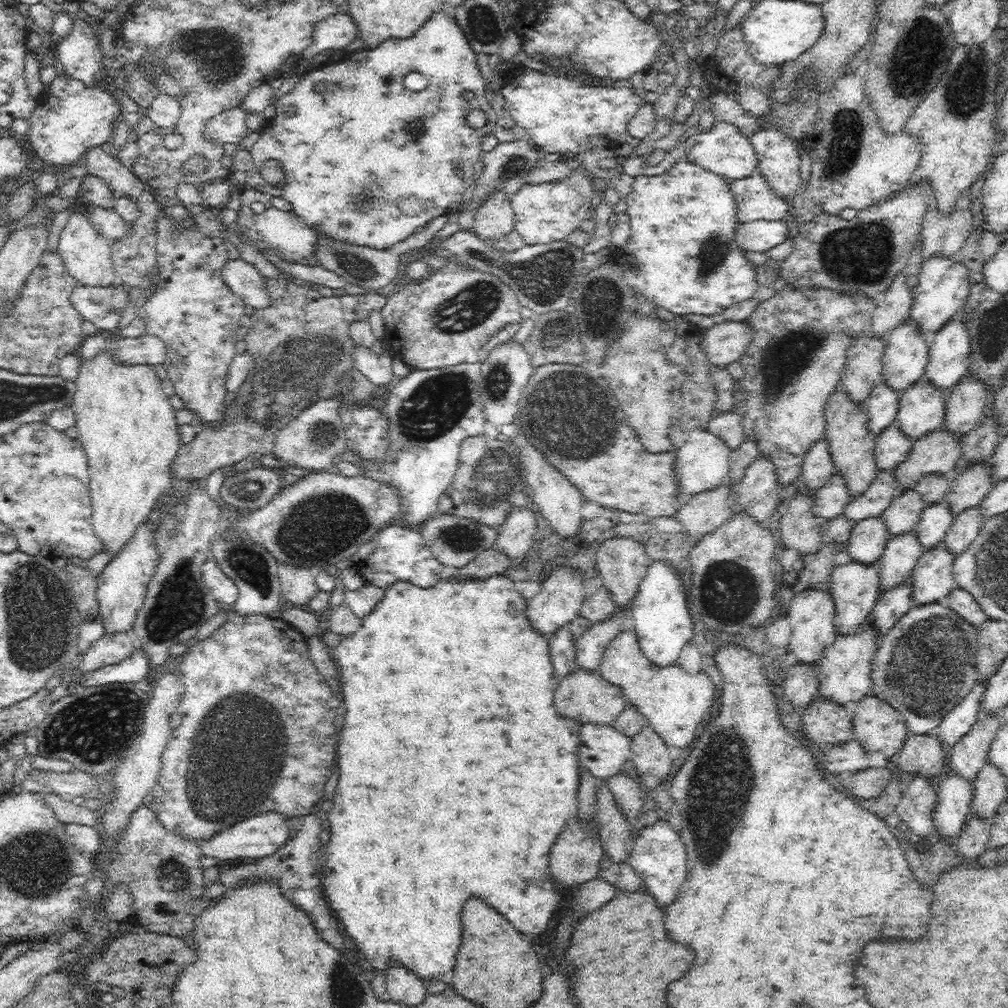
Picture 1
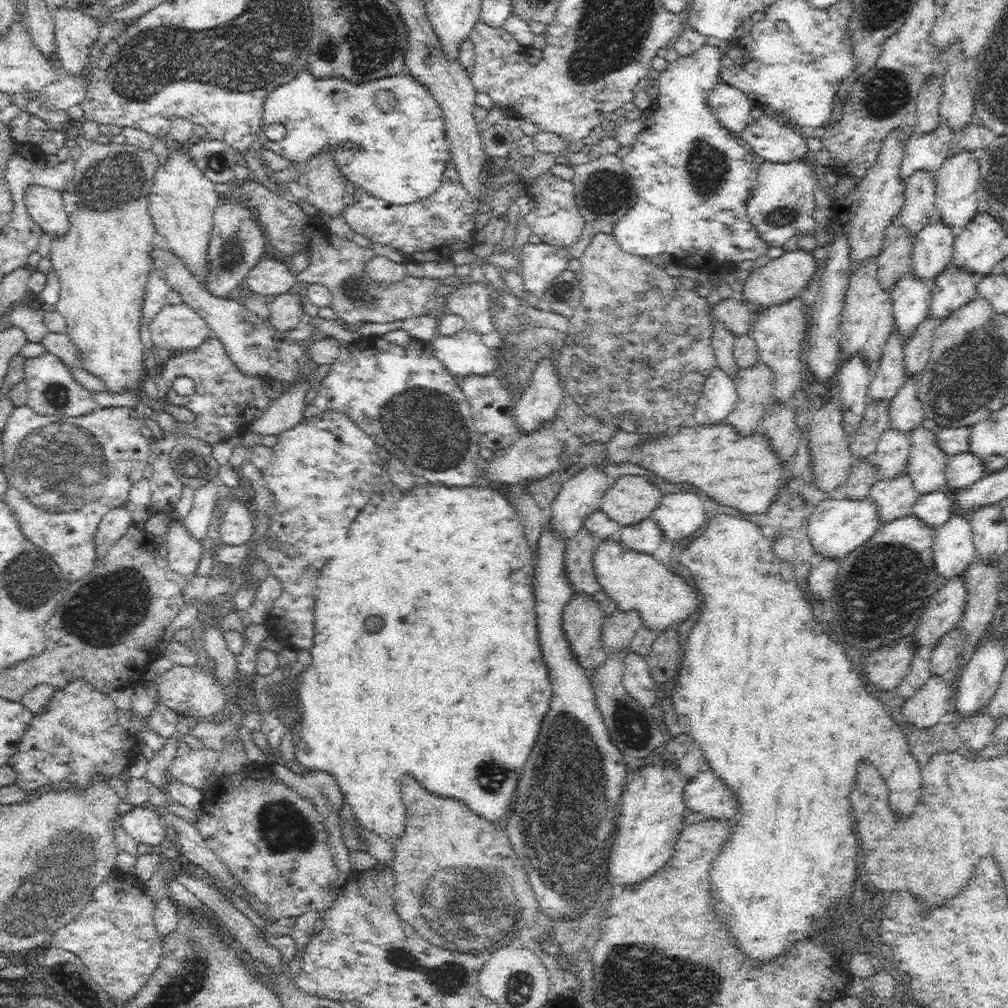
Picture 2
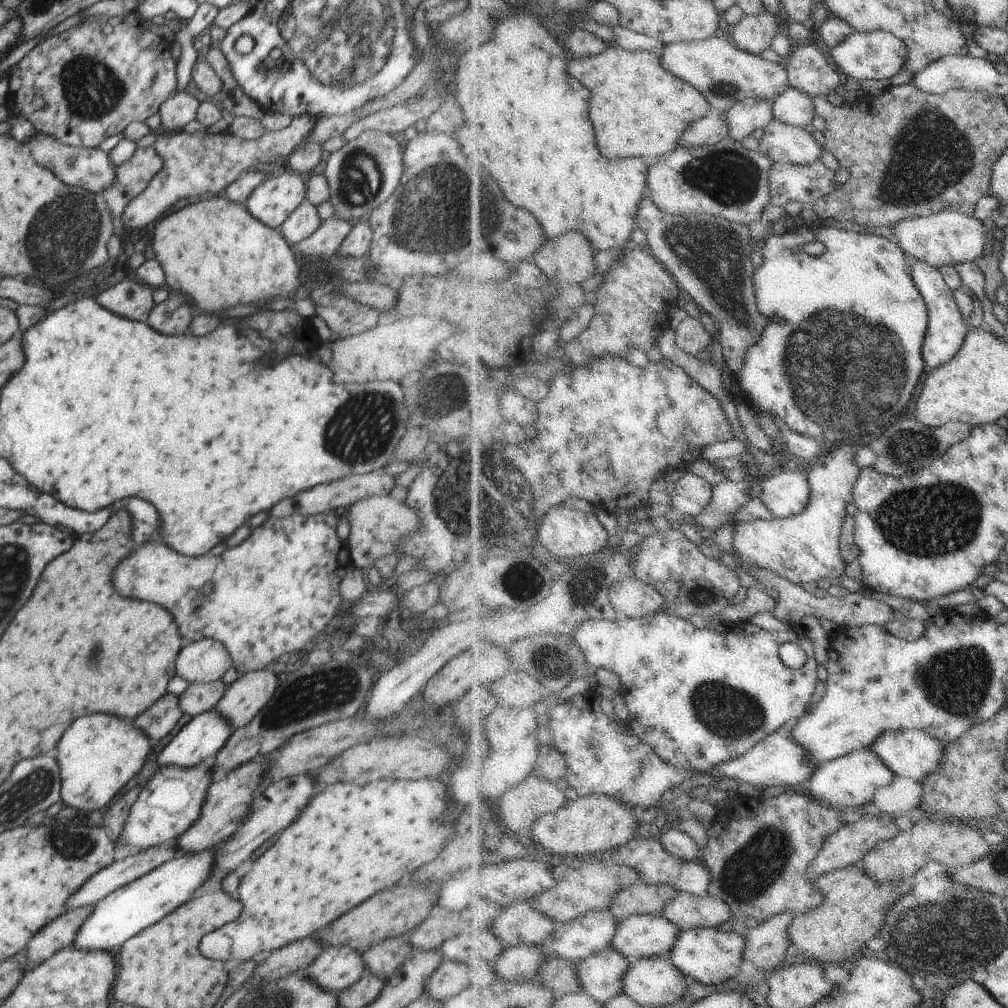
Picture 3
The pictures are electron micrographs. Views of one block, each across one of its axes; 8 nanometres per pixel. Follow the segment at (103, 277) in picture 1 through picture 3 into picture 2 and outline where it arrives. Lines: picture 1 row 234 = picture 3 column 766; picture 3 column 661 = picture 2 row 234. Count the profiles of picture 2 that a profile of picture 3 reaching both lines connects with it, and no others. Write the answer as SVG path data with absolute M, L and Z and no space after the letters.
M34 183L23 192L23 201L30 218L44 232L55 235L68 230L69 218L63 203L63 195L58 190Z

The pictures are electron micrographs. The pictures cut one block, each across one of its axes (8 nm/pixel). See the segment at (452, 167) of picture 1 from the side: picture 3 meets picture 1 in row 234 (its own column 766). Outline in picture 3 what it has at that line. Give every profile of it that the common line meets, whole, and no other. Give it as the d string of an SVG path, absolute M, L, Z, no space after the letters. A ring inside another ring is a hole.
M822 224L813 225L810 228L796 228L784 235L771 234L763 252L764 264L757 269L754 282L757 290L758 310L772 322L768 324L762 340L750 348L744 370L736 374L736 381L740 387L739 393L757 412L770 412L772 416L779 417L794 432L798 432L802 436L818 438L829 447L855 441L869 447L871 442L882 438L887 428L901 418L900 412L914 398L914 388L924 372L922 340L925 340L928 327L928 312L924 298L914 284L911 257L899 243L892 242L890 238L876 234L864 234L864 232L856 232L856 230L846 230L846 228L828 228ZM818 241L827 245L826 252L822 256L808 254L806 246L811 242Z

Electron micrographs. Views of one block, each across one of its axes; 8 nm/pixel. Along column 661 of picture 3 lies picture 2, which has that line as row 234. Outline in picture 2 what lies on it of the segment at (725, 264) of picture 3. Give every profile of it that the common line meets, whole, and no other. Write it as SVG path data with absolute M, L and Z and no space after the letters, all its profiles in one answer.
M237 200L216 208L212 215L212 230L206 244L206 262L204 262L204 289L216 297L235 295L237 286L247 278L250 270L258 264L264 252L266 239L262 231L256 227L253 214Z

